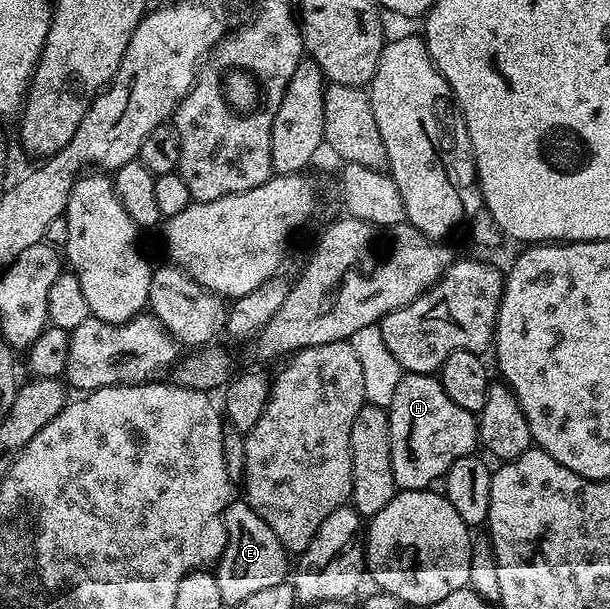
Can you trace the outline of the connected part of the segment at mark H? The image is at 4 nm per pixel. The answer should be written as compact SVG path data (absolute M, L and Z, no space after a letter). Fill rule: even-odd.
M401 373L398 380L398 388L394 388L394 400L390 400L390 404L386 407L388 419L390 420L390 464L394 468L394 480L400 490L427 490L433 485L435 478L443 479L448 469L460 457L471 455L478 446L478 435L476 432L477 415L466 412L466 408L458 408L458 404L454 404L454 400L450 400L450 396L446 396L446 388L442 388L439 377L430 374L410 374Z

